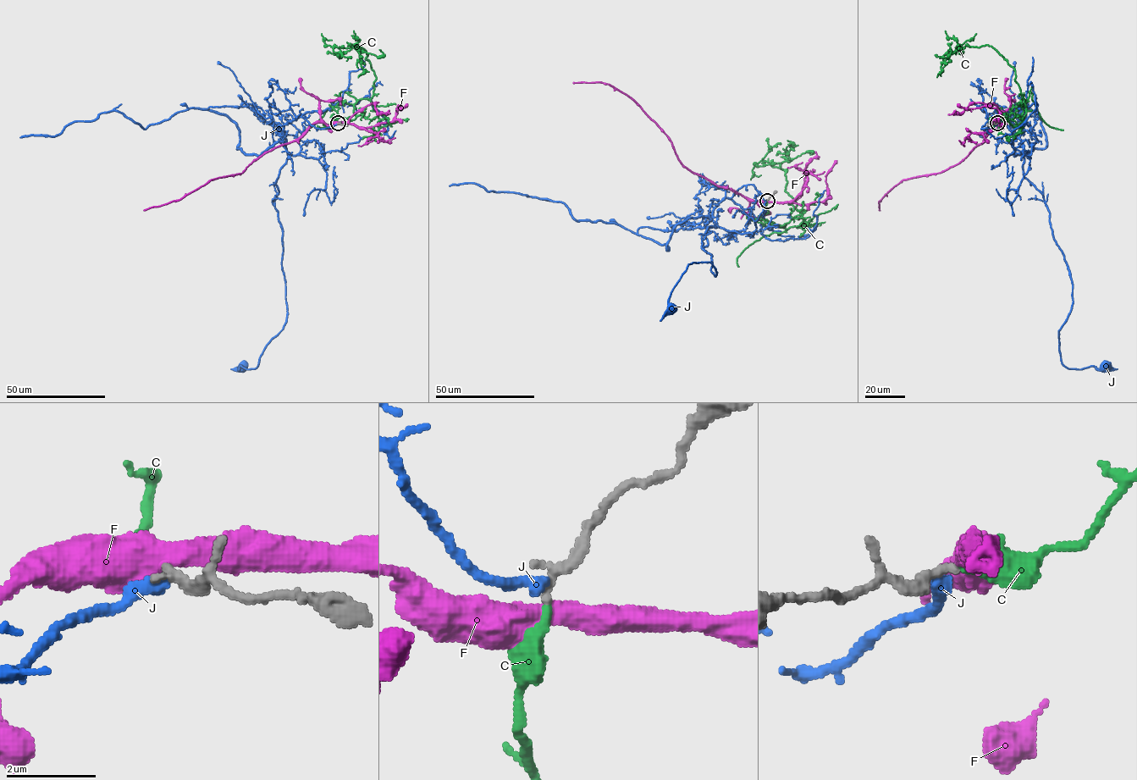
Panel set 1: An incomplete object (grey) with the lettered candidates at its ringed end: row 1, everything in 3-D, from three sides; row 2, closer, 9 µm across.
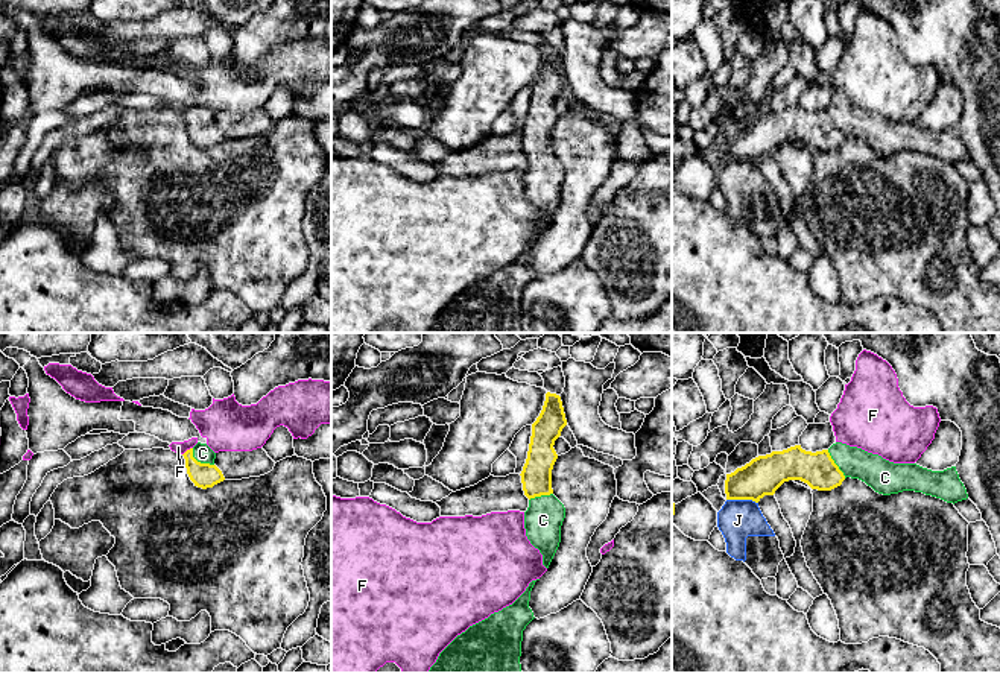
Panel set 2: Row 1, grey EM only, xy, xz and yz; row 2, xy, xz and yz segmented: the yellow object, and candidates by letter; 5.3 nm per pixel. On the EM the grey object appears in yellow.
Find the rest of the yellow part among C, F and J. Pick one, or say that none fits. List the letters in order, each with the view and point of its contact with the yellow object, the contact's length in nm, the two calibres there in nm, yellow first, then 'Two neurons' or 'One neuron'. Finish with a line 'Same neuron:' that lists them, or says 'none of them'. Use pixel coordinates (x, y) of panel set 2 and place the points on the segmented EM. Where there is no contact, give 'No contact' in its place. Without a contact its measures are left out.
C: Touches yellow at xy (199, 462). Shared border 150 nm. Thickness 130 nm (yellow) against 100 nm. One neuron
F: Touches yellow at xy (187, 450). Shared border 70 nm. Thickness 130 nm (yellow) against 60 nm. Two neurons
J: Touches yellow at yz (742, 499). Shared border 170 nm. Thickness 200 nm (yellow) against 200 nm. Two neurons
Same neuron: C

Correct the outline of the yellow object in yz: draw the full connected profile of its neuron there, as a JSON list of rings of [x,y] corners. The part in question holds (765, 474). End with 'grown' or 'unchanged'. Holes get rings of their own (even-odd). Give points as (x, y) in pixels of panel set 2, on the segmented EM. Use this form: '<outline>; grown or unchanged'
[[[842,442],[816,453],[795,445],[758,456],[726,474],[725,494],[726,500],[758,503],[789,480],[801,480],[812,489],[831,491],[847,477],[859,479],[883,495],[915,491],[953,504],[968,498],[956,466],[932,471],[916,463],[894,463]]]; grown

